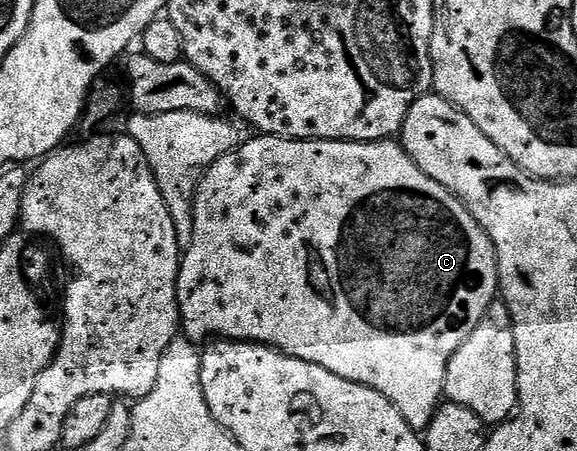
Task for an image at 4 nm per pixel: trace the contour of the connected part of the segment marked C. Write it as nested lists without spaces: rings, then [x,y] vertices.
[[[263,134],[255,135],[254,138],[254,140],[247,139],[237,150],[218,158],[215,164],[207,170],[203,179],[199,181],[198,191],[194,196],[193,240],[186,246],[186,251],[183,253],[180,262],[180,277],[176,283],[183,335],[193,342],[208,339],[208,341],[211,341],[213,338],[219,338],[246,344],[262,344],[265,348],[274,348],[278,352],[285,352],[287,356],[293,356],[302,362],[322,366],[326,370],[330,370],[330,374],[338,374],[338,378],[346,378],[350,382],[358,382],[362,386],[378,390],[378,394],[382,394],[382,398],[386,398],[390,402],[394,402],[394,406],[398,406],[398,414],[402,414],[402,418],[406,418],[406,422],[415,432],[427,433],[430,422],[436,417],[437,408],[445,399],[444,383],[446,382],[448,365],[452,363],[452,358],[458,349],[468,341],[470,334],[474,334],[478,322],[482,322],[482,318],[488,313],[488,307],[497,303],[498,300],[500,271],[498,270],[496,251],[491,238],[484,233],[480,223],[468,213],[466,205],[449,188],[442,186],[430,174],[423,172],[417,157],[413,153],[412,157],[402,145],[395,144],[397,142],[395,139],[370,140],[367,142],[358,140],[287,140],[281,136],[266,136]]]

